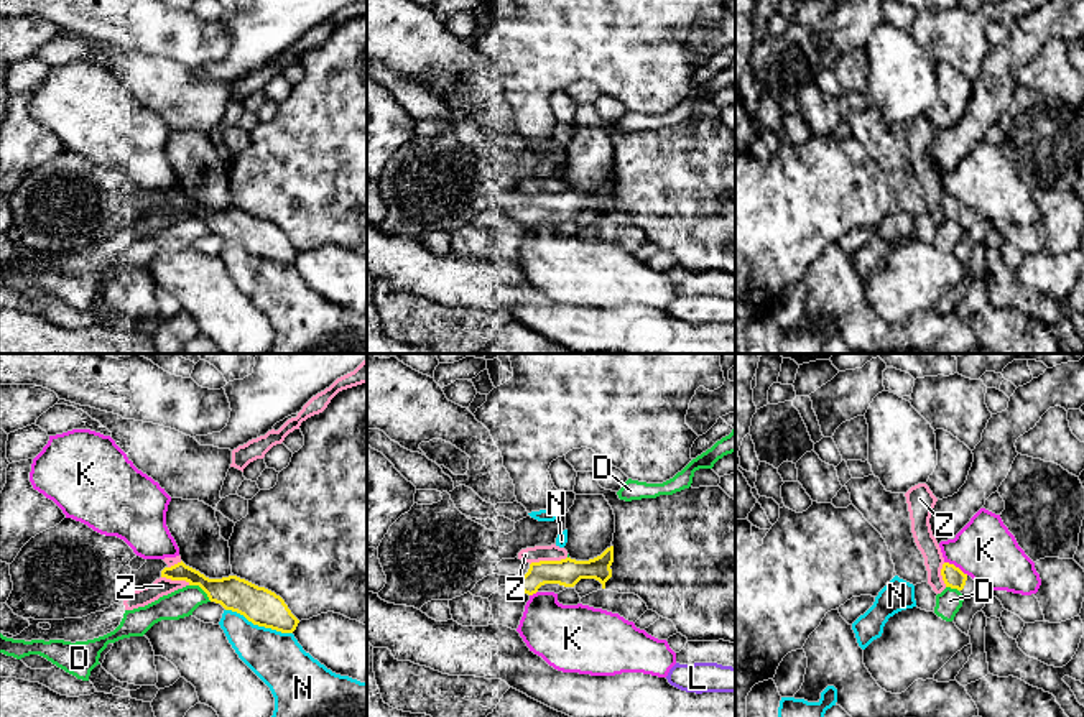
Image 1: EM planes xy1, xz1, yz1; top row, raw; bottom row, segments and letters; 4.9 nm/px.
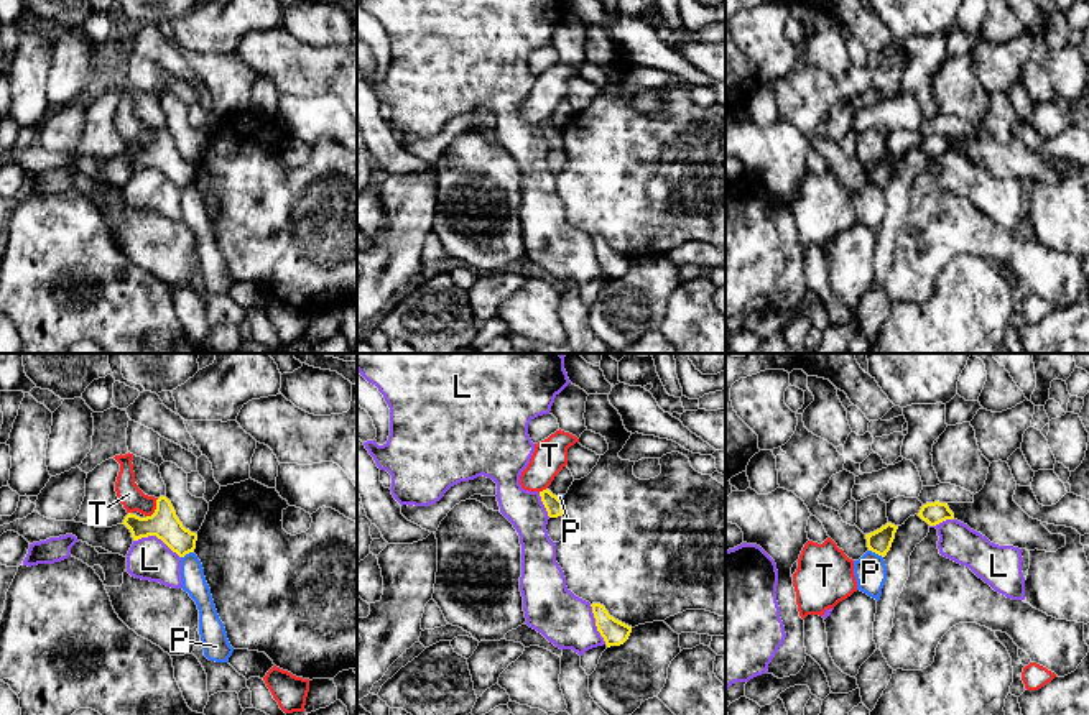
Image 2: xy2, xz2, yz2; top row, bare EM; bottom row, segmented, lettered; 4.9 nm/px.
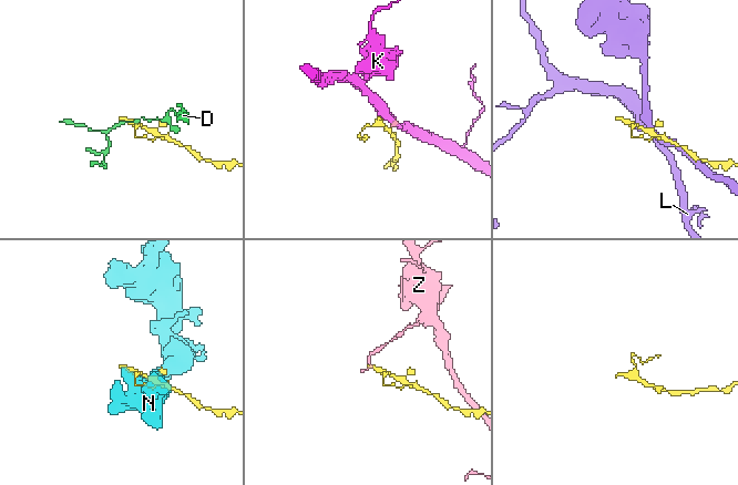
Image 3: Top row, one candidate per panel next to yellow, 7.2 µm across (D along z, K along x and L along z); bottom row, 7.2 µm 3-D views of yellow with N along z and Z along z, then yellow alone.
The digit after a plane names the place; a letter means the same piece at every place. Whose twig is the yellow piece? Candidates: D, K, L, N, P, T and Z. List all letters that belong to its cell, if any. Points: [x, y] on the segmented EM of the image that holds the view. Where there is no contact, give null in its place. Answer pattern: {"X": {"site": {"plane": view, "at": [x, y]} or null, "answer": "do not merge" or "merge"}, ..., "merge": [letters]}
{"D": {"site": {"plane": "xy1", "at": [201, 587]}, "answer": "do not merge"}, "K": {"site": {"plane": "yz1", "at": [954, 566]}, "answer": "do not merge"}, "L": {"site": {"plane": "xy2", "at": [157, 536]}, "answer": "do not merge"}, "N": {"site": {"plane": "xy1", "at": [259, 625]}, "answer": "do not merge"}, "P": {"site": {"plane": "yz2", "at": [875, 553]}, "answer": "do not merge"}, "T": {"site": {"plane": "xy2", "at": [157, 508]}, "answer": "do not merge"}, "Z": {"site": {"plane": "xz1", "at": [548, 561]}, "answer": "do not merge"}, "merge": []}

